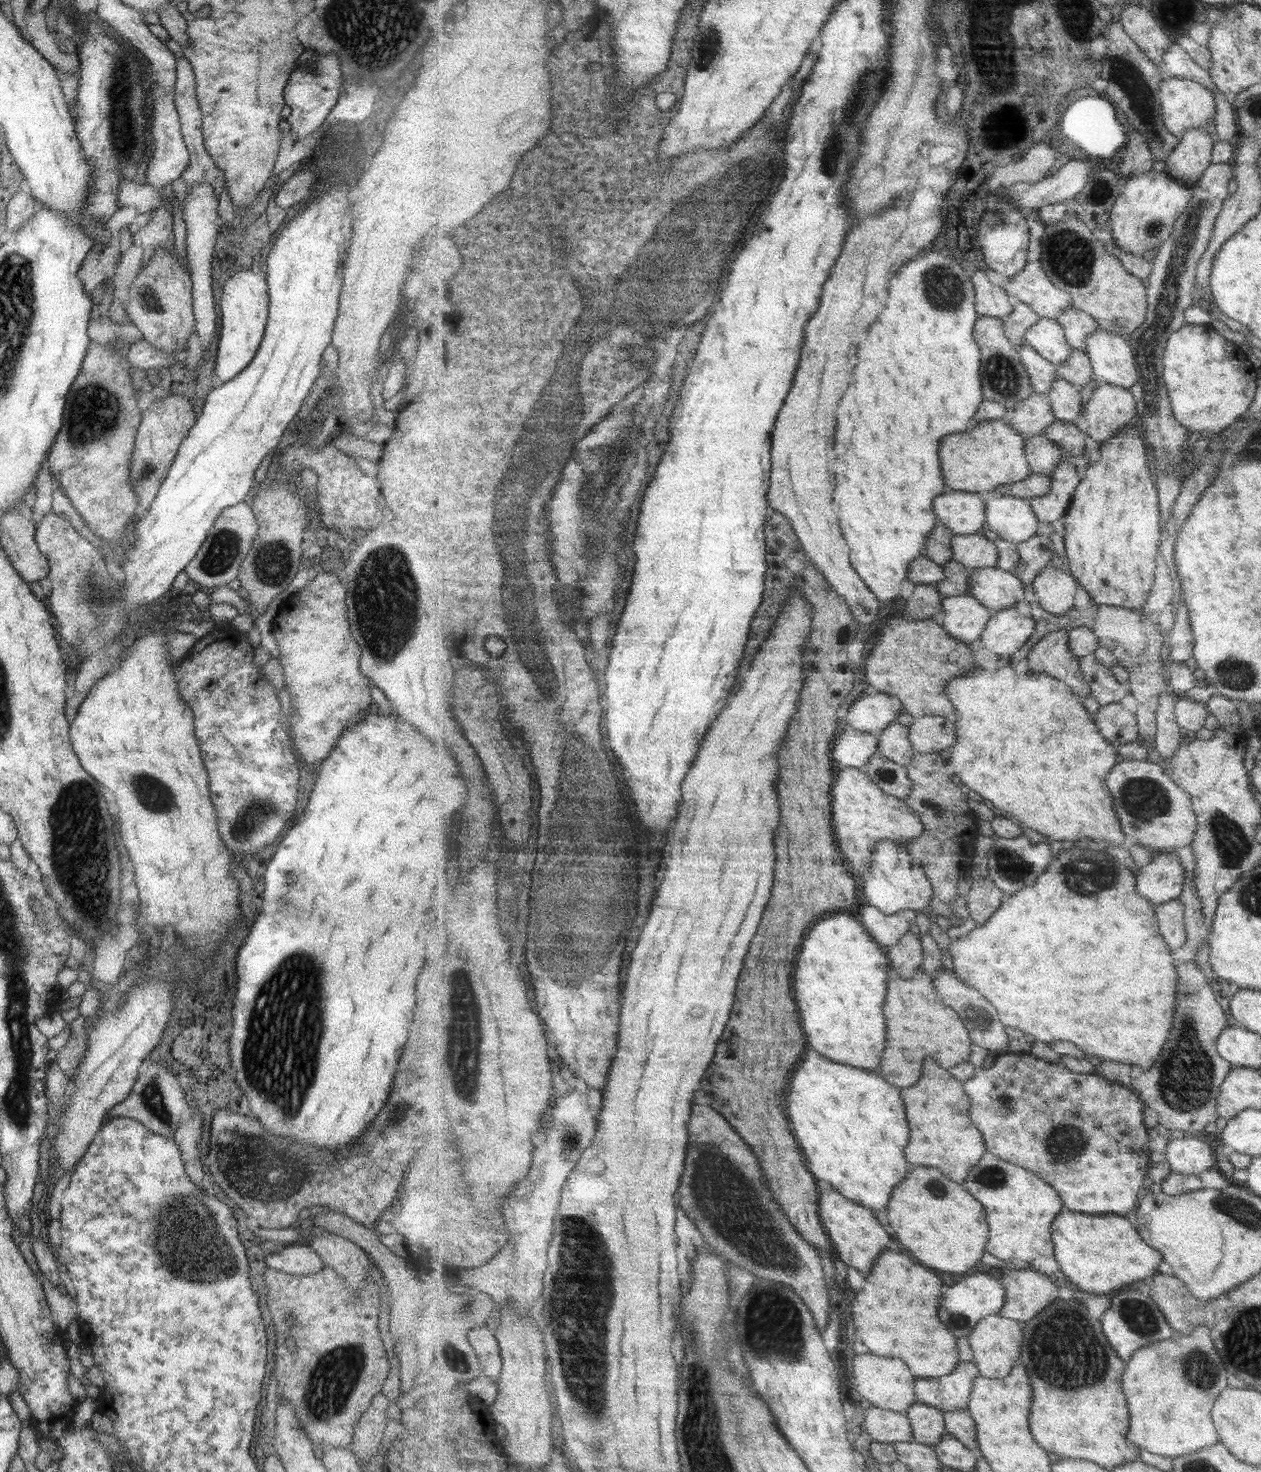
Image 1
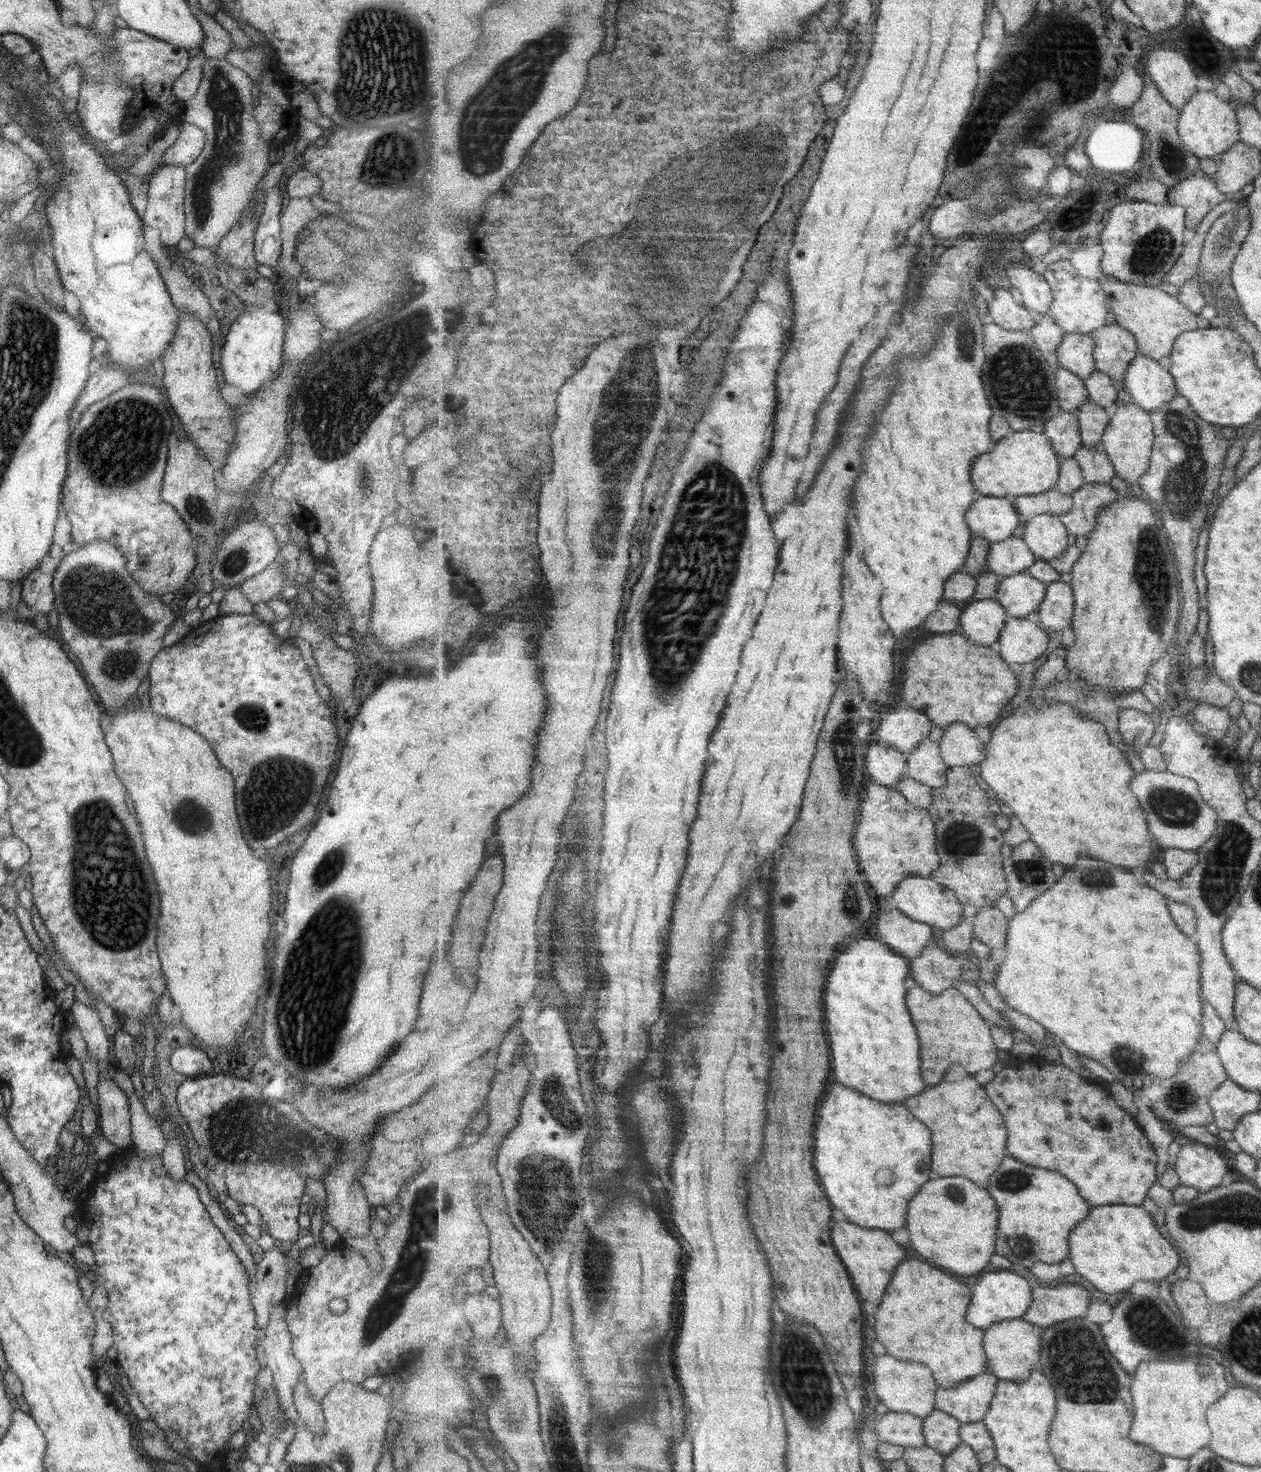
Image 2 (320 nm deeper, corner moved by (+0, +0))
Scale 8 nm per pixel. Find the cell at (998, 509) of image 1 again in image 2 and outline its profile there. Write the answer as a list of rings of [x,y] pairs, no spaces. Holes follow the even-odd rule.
[[[1051,514],[1027,519],[1022,538],[1033,554],[1045,561],[1059,558],[1069,548],[1069,531],[1064,522]]]

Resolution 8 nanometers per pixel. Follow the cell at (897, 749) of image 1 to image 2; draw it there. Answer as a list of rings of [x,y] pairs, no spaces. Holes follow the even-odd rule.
[[[925,739],[919,743],[917,749],[907,753],[907,773],[911,778],[930,786],[931,788],[943,788],[948,784],[948,767],[944,761],[942,750],[938,742]]]

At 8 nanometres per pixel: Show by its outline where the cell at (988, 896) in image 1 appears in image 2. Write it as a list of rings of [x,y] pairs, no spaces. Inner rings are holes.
[[[984,906],[978,909],[974,921],[974,934],[979,941],[992,951],[992,958],[999,951],[1000,961],[1006,959],[1010,919],[996,906]]]

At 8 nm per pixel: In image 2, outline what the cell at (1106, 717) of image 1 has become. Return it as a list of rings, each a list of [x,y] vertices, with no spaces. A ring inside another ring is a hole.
[[[1125,709],[1120,712],[1120,731],[1123,742],[1128,746],[1143,748],[1155,736],[1155,724],[1146,712],[1137,709]]]

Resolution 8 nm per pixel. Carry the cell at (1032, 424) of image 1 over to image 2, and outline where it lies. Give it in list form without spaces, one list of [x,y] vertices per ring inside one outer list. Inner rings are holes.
[[[1061,412],[1047,421],[1045,433],[1061,459],[1073,458],[1084,447],[1080,420],[1076,414]]]

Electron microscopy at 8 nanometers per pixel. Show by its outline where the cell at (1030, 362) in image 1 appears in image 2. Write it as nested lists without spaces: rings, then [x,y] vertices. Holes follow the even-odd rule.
[[[1061,366],[1056,369],[1056,375],[1061,410],[1077,415],[1083,404],[1090,400],[1085,380]]]

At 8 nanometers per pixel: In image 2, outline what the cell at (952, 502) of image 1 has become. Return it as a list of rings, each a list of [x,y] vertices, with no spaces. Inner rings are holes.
[[[979,494],[966,519],[973,536],[985,538],[990,543],[1003,542],[1013,537],[1022,524],[1014,503],[1007,498]]]

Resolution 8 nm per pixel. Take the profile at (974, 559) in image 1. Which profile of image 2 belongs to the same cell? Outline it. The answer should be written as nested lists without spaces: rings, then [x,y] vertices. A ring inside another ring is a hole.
[[[1022,537],[993,542],[988,554],[988,568],[1003,577],[1028,573],[1036,557]]]

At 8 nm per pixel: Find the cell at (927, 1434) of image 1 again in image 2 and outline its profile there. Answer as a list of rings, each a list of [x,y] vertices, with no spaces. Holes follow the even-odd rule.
[[[935,1409],[924,1419],[924,1435],[927,1444],[942,1452],[951,1454],[961,1443],[962,1422],[944,1410]]]

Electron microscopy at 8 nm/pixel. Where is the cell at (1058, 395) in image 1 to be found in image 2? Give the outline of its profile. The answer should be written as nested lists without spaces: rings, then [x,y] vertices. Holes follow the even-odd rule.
[[[1091,400],[1083,404],[1077,414],[1080,431],[1084,438],[1084,447],[1100,448],[1105,431],[1112,421],[1111,411]]]

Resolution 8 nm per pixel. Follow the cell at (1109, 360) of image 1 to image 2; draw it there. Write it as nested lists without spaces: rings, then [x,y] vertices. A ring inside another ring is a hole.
[[[1140,352],[1128,368],[1124,384],[1133,402],[1147,411],[1165,406],[1180,393],[1172,372]]]

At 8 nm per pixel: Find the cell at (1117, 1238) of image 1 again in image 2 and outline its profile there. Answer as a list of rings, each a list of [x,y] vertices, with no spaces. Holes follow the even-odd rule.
[[[1103,1205],[1093,1207],[1085,1222],[1073,1232],[1071,1260],[1076,1272],[1107,1294],[1131,1288],[1137,1280],[1163,1280],[1177,1272],[1181,1258],[1169,1240],[1157,1230],[1153,1217],[1143,1207]]]

